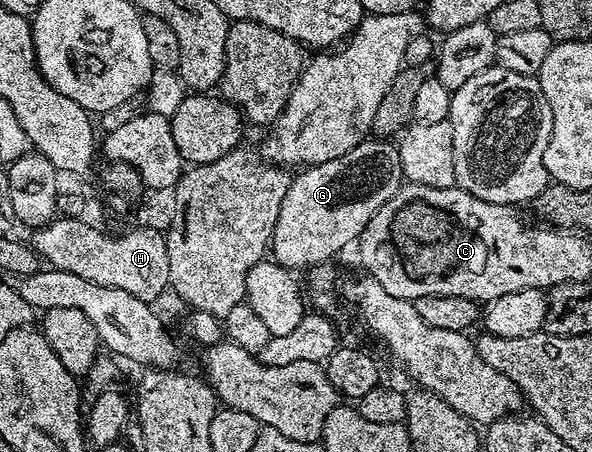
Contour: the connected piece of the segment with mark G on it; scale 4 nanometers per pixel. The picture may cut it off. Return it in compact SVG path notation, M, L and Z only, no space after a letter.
M365 139L346 155L303 168L297 173L300 174L295 174L289 182L270 246L273 260L293 271L325 264L333 260L332 257L350 243L355 244L370 219L404 184L399 146L386 139Z

